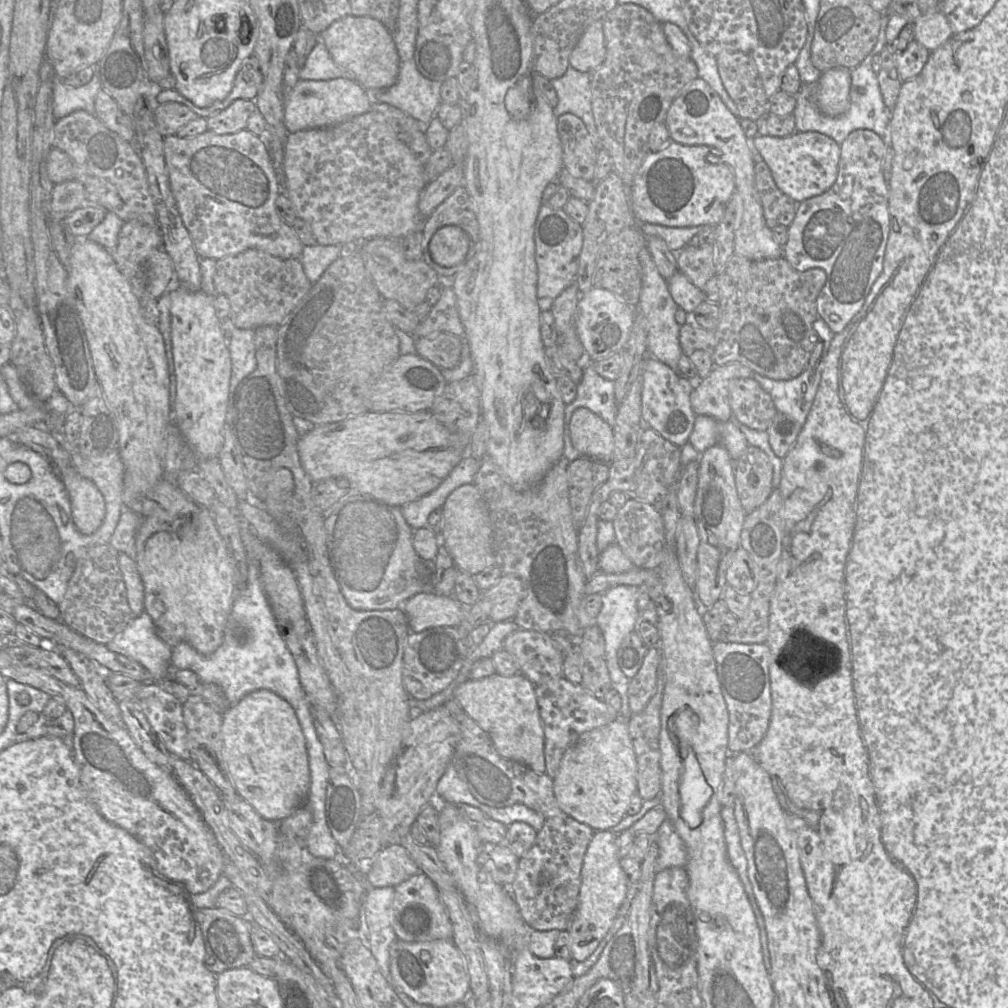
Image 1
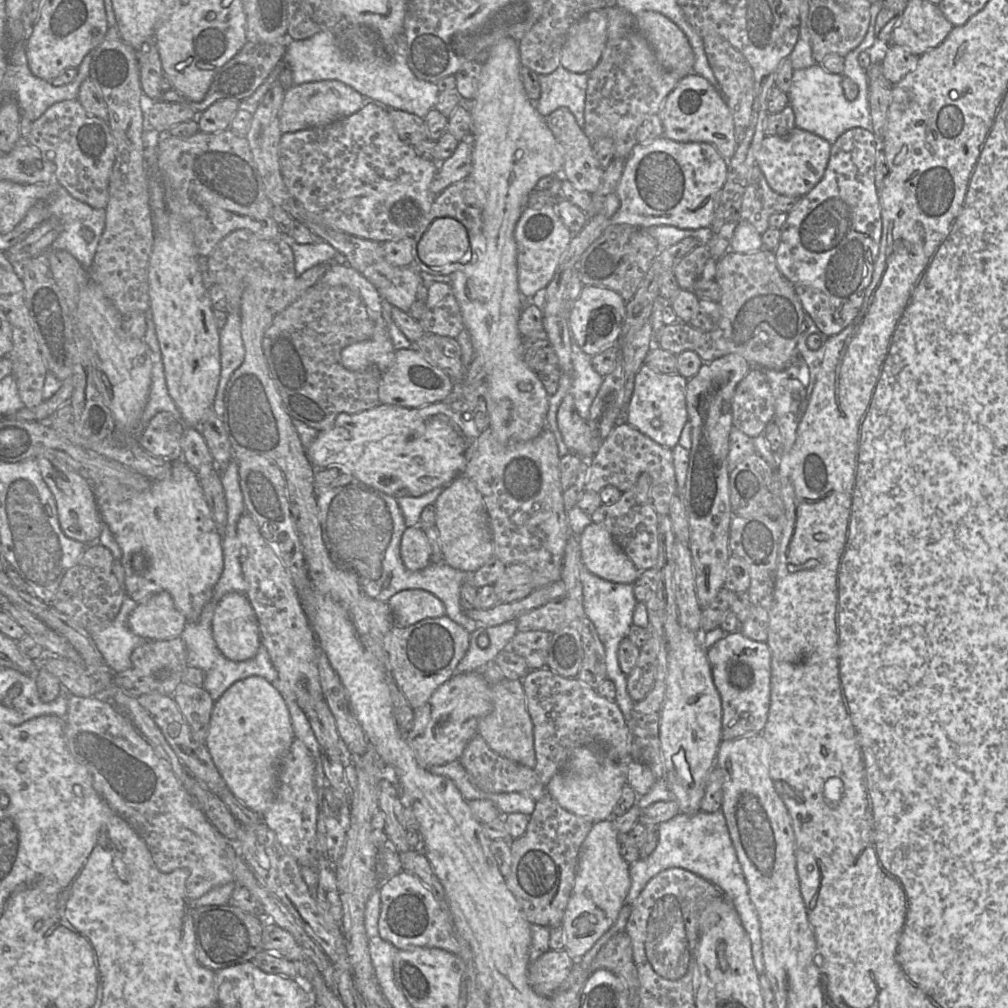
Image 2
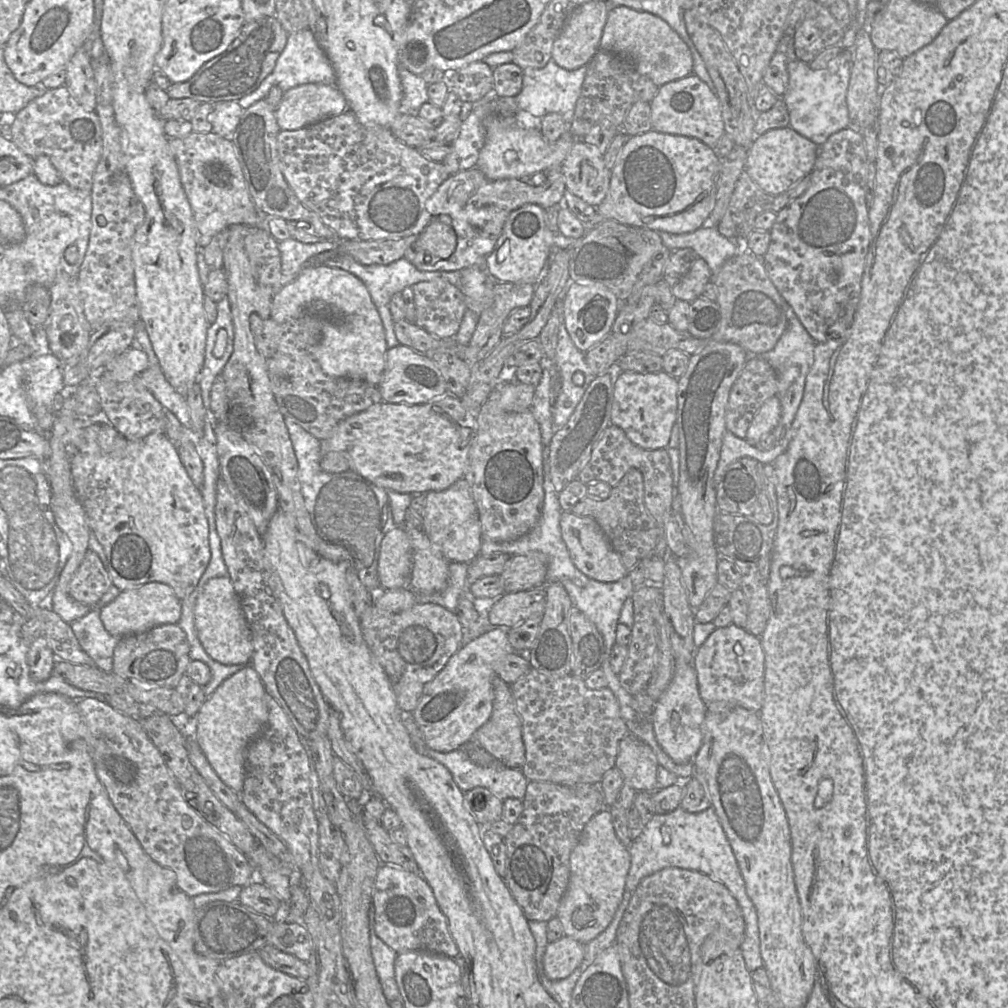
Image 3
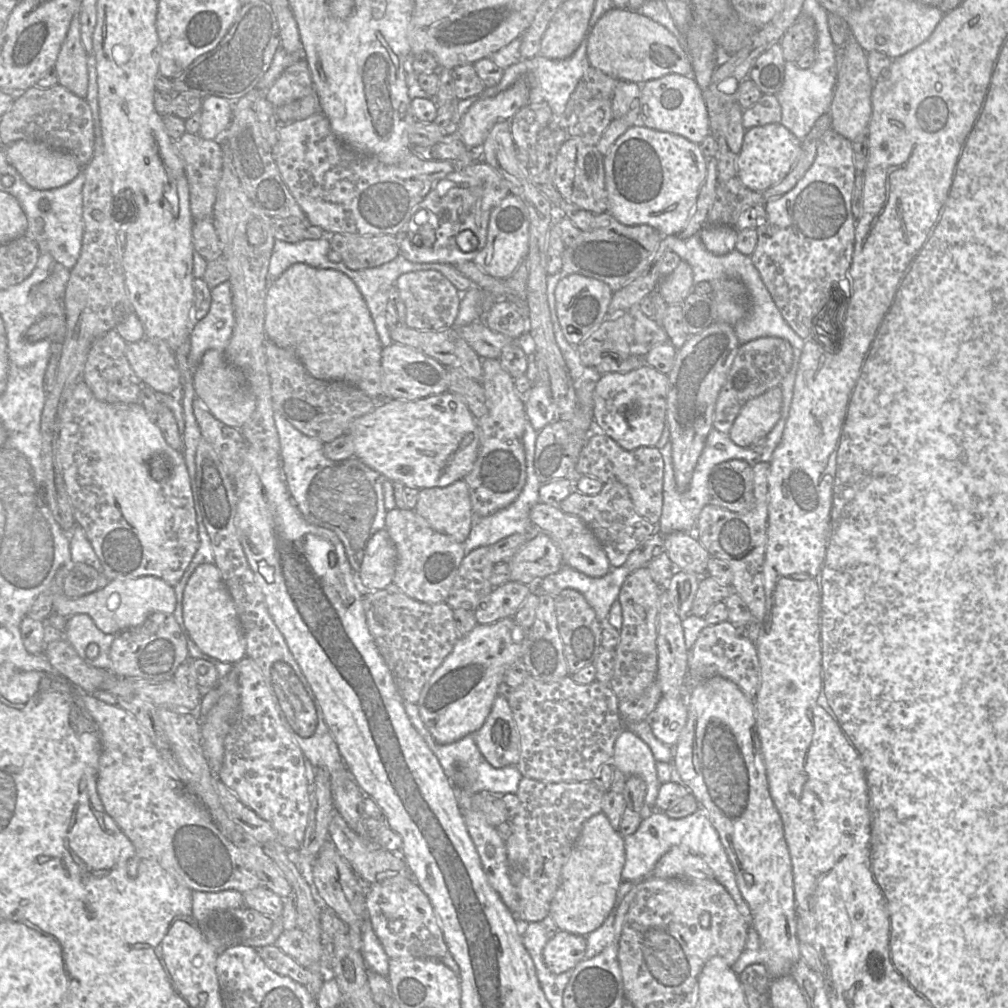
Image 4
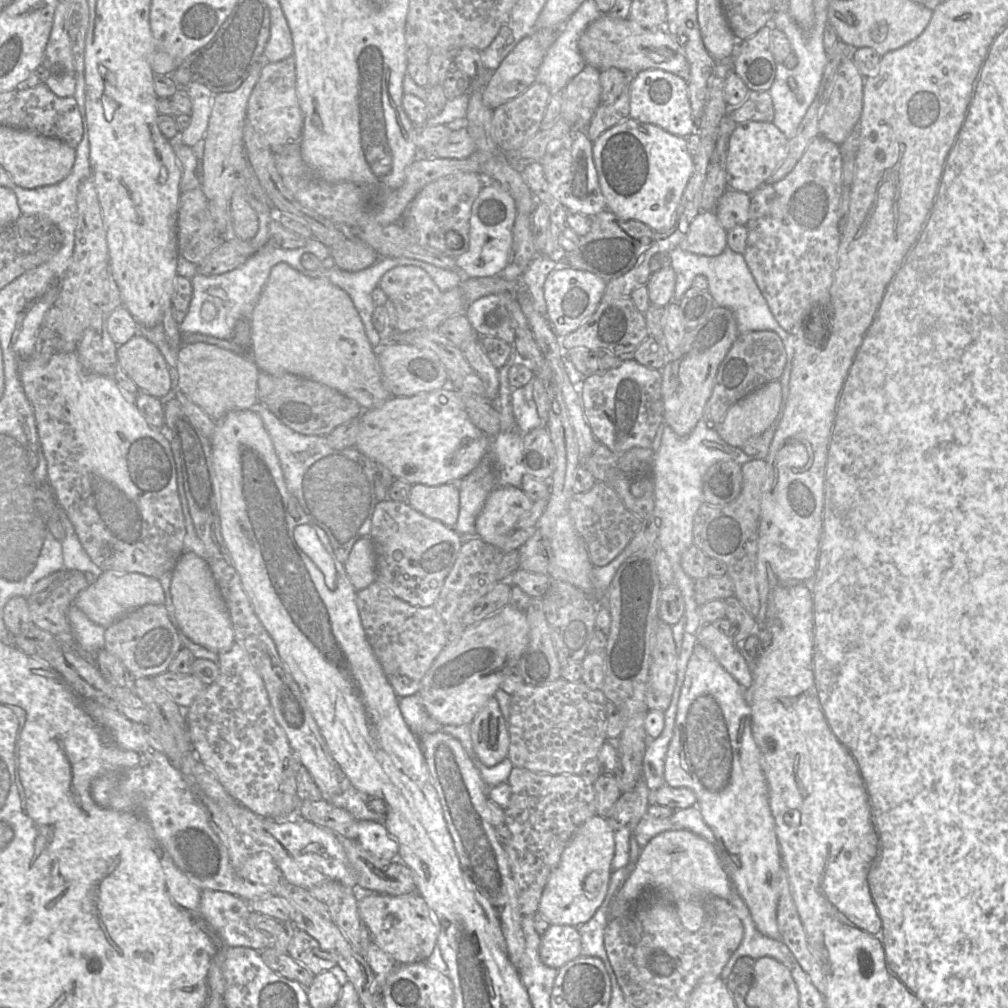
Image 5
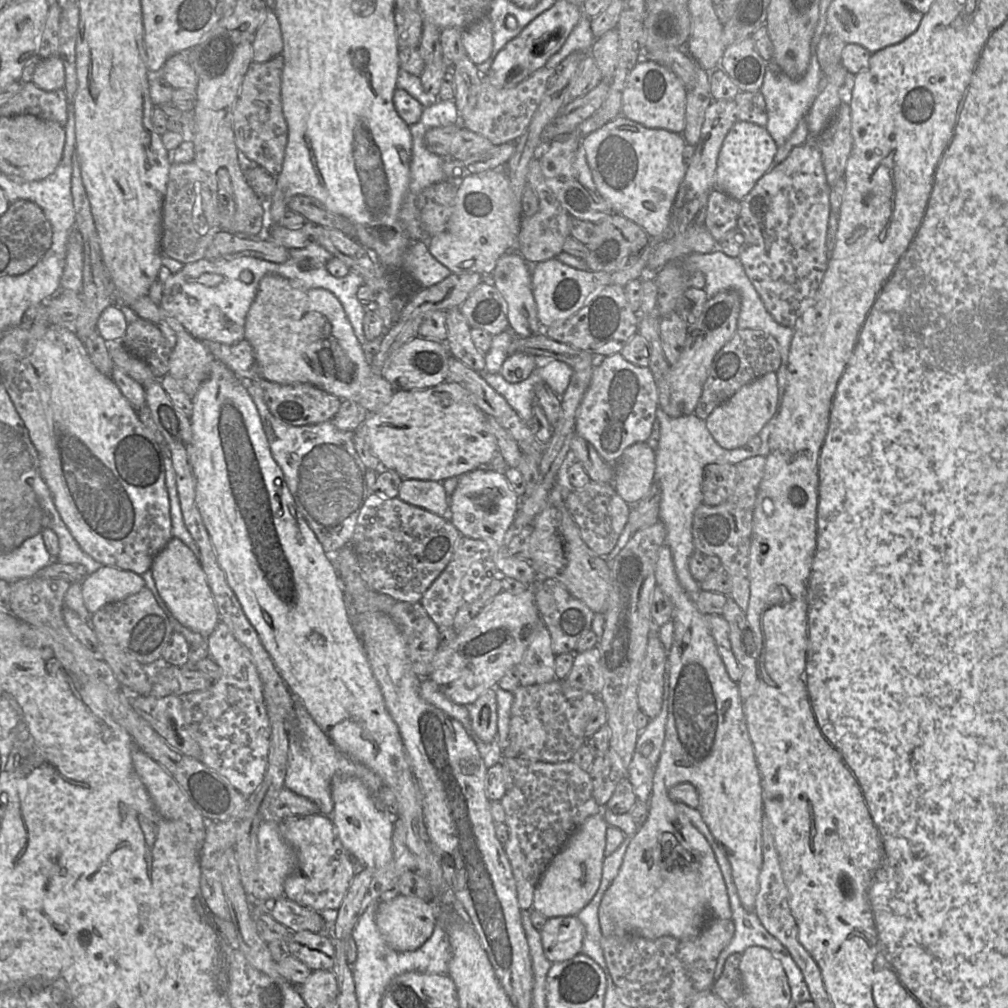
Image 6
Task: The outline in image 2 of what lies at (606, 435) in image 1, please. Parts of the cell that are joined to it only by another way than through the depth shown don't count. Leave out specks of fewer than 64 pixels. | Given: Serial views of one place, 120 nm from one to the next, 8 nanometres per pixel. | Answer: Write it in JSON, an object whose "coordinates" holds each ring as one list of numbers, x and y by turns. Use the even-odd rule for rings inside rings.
{"coordinates":[[569,393,557,410,557,424,570,452,584,459,590,460,602,444,597,430,578,414]]}

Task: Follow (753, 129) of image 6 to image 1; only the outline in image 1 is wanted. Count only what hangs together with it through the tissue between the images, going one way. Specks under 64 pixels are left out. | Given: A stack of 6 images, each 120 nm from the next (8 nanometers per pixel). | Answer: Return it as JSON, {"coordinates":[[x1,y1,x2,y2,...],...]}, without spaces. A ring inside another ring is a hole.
{"coordinates":[[795,131,787,137,756,135,750,140,768,165,778,188,797,203,821,195,835,183,841,155,840,145,816,131]]}

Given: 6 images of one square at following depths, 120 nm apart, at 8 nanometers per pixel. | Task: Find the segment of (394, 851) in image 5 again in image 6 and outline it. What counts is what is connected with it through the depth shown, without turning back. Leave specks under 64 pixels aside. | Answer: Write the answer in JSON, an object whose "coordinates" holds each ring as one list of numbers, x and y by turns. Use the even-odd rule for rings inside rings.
{"coordinates":[[357,777,334,778,333,810,329,815,335,833,359,868,381,868,392,858,392,820,376,809,374,796]]}

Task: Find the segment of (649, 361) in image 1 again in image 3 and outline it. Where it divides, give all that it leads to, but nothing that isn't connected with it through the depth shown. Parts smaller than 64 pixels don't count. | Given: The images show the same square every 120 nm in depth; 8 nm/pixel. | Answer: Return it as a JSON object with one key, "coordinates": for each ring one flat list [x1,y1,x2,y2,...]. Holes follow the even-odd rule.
{"coordinates":[[665,371,655,373,621,372,614,382,611,423,621,428,637,446,646,450,668,448,672,427,677,420,678,379]]}

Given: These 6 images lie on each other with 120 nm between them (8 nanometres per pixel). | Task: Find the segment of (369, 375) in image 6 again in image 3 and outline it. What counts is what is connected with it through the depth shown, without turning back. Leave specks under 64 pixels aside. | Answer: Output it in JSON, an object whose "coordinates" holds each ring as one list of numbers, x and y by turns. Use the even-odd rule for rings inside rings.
{"coordinates":[[324,265,302,268,294,280,272,297,270,318,277,323,285,323,305,313,326,318,323,319,323,336,318,346,318,362,325,374,338,378,363,380,375,386,380,384,385,370,388,347,379,313,367,287,359,278,343,269]]}

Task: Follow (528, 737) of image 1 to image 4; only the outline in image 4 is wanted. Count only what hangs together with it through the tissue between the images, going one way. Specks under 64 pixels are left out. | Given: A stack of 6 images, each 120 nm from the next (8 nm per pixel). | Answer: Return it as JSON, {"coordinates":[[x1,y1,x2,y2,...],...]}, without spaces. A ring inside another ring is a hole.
{"coordinates":[[497,695,482,727,473,734,475,743,494,768,516,766,520,758,520,735,509,701]]}

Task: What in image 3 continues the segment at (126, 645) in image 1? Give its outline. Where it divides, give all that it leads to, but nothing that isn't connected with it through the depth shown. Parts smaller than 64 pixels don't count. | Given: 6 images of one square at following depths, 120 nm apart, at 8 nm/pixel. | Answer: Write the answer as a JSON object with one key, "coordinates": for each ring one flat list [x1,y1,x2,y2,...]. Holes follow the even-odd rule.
{"coordinates":[[114,585,103,595,95,608,70,626,82,649,95,661,95,667,111,672,113,669,113,653,120,638,111,635,104,627,99,608,112,602,121,590]]}

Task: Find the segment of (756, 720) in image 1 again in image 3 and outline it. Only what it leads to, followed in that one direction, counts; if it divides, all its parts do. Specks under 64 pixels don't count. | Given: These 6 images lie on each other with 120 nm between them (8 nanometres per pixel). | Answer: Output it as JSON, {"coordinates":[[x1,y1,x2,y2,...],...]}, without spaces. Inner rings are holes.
{"coordinates":[[732,623,726,627,716,627,706,641,696,649,692,664,697,672,699,694,707,706,707,711,726,712,737,707,760,711,765,691,765,652,760,637,745,627,738,627]]}

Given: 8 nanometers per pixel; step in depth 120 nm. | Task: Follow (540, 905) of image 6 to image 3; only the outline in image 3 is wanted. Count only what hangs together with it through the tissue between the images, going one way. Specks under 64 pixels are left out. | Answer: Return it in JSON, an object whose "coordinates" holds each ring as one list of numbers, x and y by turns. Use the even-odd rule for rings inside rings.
{"coordinates":[[603,809,586,824,570,854,570,876,556,918,565,936,583,945,596,938,611,923,625,891,630,855,617,838,612,817]]}

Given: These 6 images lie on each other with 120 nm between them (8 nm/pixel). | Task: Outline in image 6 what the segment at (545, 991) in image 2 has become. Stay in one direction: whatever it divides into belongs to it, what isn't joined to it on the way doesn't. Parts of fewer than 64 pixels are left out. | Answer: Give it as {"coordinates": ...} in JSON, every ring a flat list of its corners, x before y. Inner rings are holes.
{"coordinates":[[576,916,548,918,539,933,543,954,550,963,568,960,580,953,584,927]]}

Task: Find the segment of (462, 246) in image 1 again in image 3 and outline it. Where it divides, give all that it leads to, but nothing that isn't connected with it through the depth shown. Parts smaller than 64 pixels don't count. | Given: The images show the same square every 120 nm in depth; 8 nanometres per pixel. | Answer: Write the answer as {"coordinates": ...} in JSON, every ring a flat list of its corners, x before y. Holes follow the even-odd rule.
{"coordinates":[[432,219,419,234,415,251,425,250,430,254,447,259,455,251,457,236,453,227,438,219]]}

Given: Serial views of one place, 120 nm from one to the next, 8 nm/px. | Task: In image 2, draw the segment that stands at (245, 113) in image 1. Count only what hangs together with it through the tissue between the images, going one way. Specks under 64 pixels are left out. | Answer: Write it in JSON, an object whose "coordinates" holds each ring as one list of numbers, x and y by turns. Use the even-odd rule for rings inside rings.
{"coordinates":[[222,99,213,103,198,114,196,119,199,131,217,133,228,130,235,114,241,109,240,105,240,101,236,99]]}

